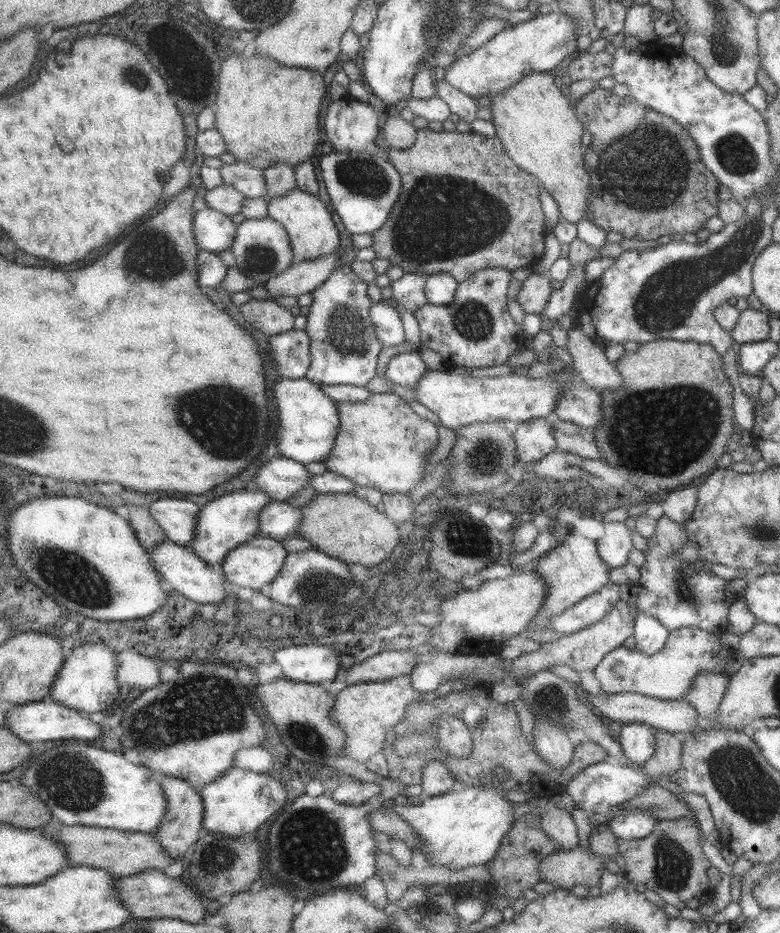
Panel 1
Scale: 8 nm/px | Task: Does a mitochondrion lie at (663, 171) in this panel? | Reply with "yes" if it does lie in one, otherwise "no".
yes

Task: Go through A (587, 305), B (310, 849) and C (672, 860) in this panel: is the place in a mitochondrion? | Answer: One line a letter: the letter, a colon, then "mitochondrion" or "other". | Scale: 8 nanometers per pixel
A: other
B: mitochondrion
C: mitochondrion

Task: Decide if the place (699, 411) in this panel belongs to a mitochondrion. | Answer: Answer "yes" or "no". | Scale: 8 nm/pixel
yes

